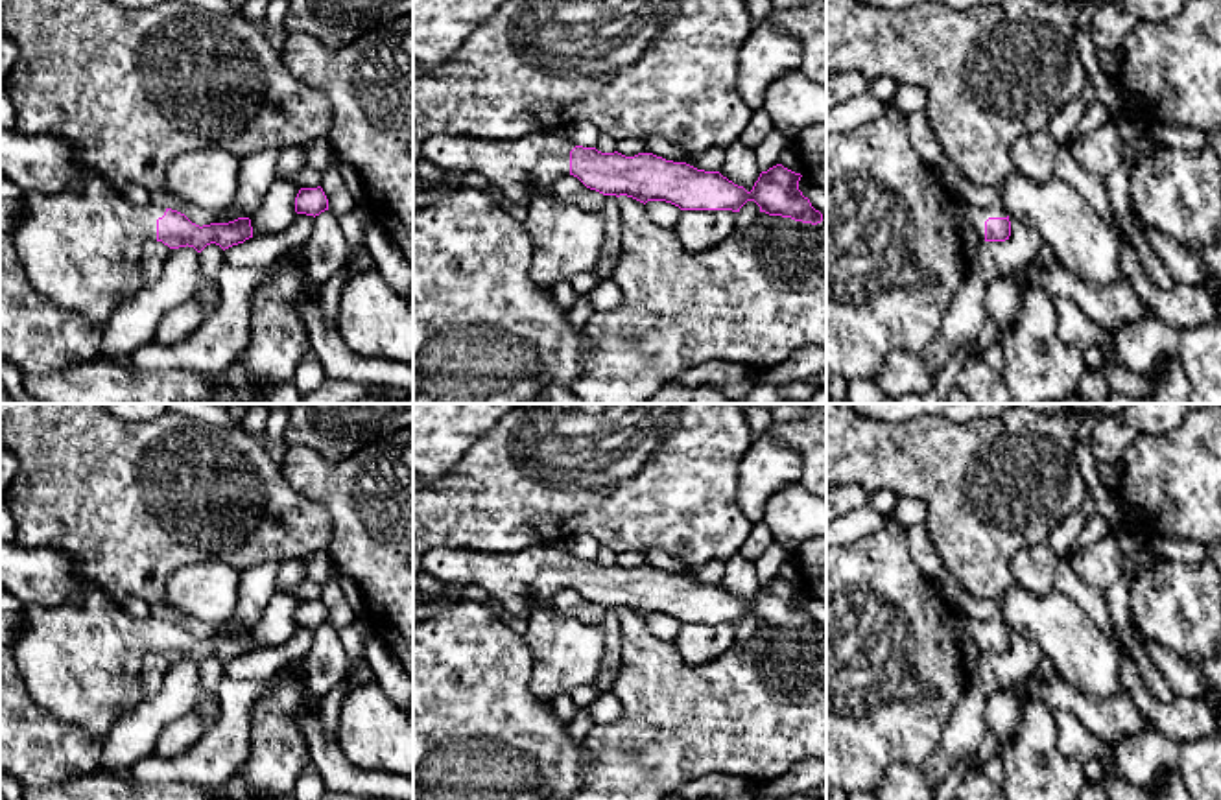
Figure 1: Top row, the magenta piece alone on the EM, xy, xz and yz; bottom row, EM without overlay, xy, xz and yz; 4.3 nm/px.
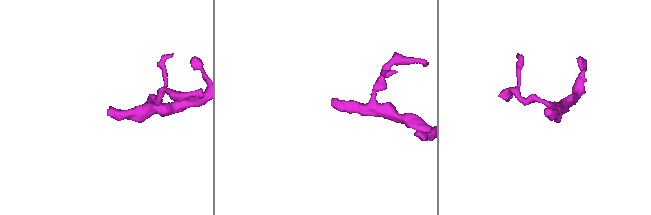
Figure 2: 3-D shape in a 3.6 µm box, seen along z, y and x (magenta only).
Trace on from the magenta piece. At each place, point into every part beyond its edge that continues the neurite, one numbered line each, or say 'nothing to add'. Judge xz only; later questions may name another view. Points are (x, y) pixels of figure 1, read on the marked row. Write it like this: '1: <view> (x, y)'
1: xz (522, 168)

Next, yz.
1: yz (976, 216)

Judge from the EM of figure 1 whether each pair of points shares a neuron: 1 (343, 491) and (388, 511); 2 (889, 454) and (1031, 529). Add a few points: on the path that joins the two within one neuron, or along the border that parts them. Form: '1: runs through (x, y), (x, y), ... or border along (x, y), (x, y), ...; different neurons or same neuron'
1: runs through (355, 491), (377, 500); same neuron
2: runs through (924, 458), (934, 458), (958, 469), (996, 502); same neuron

